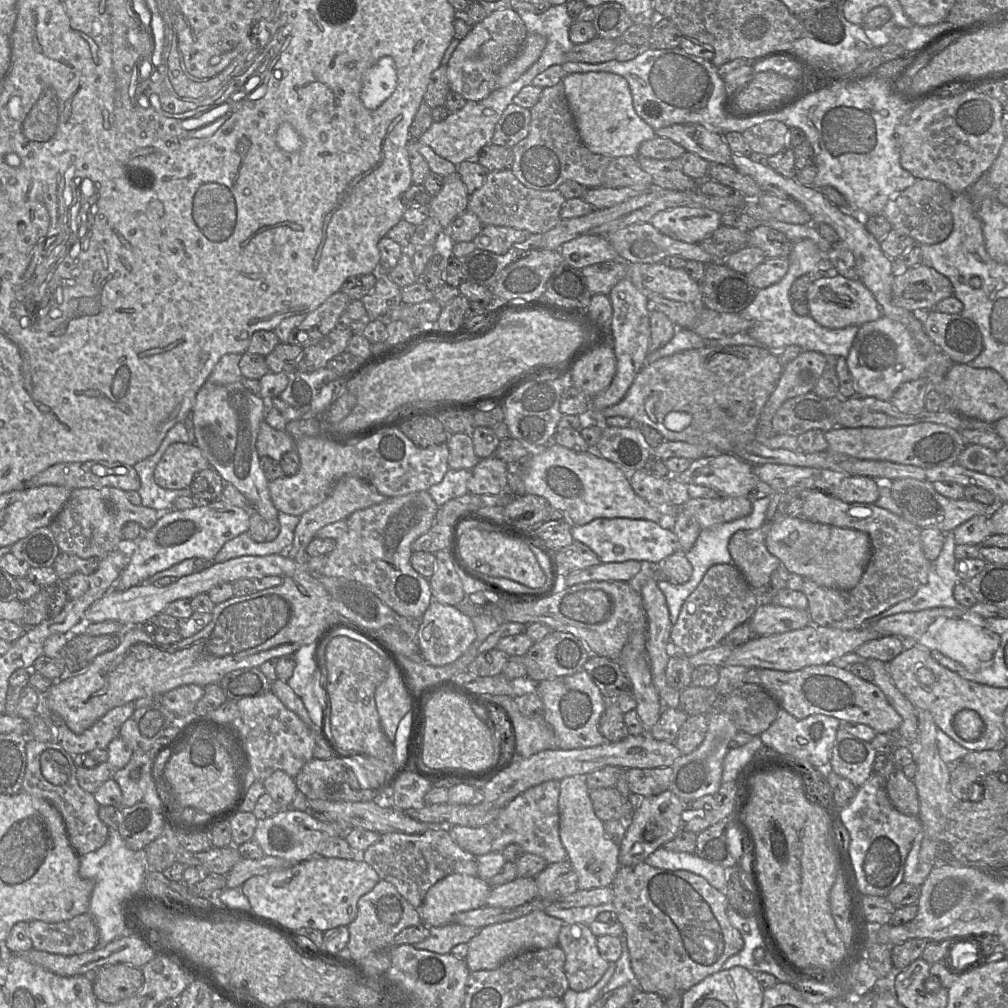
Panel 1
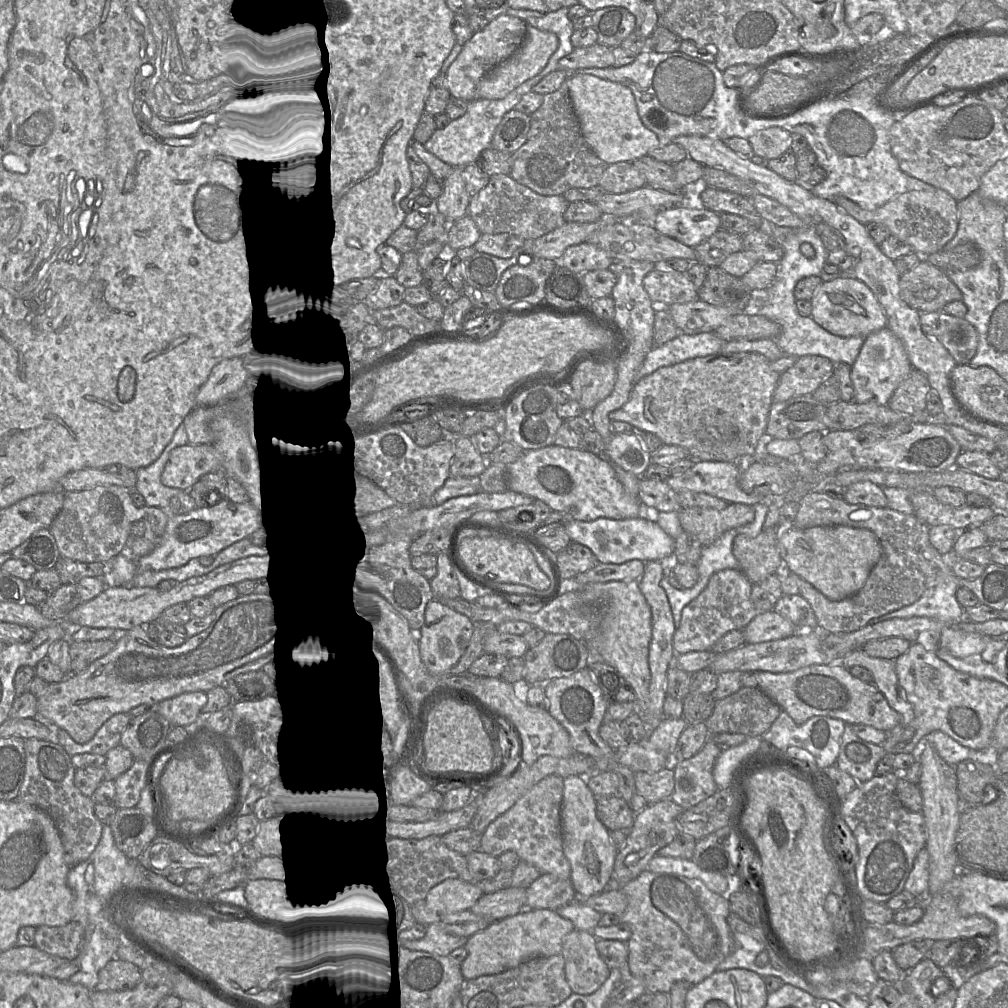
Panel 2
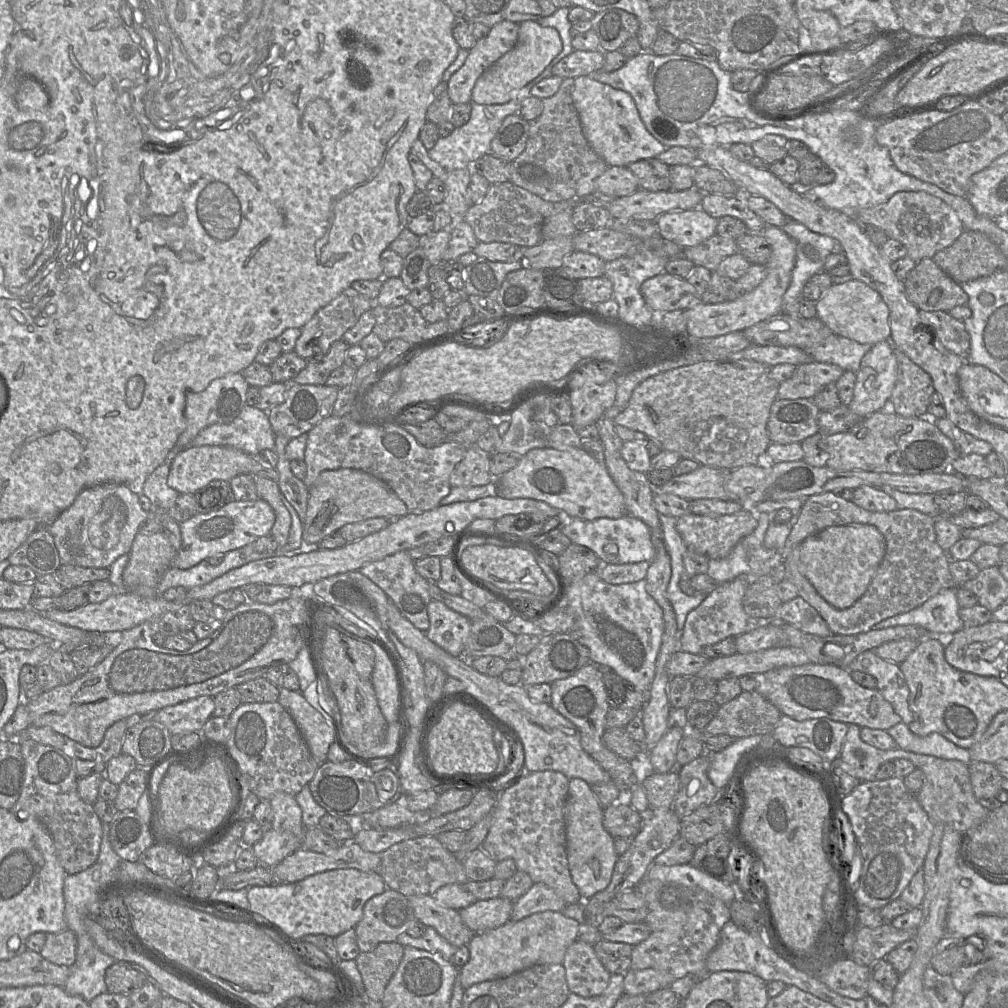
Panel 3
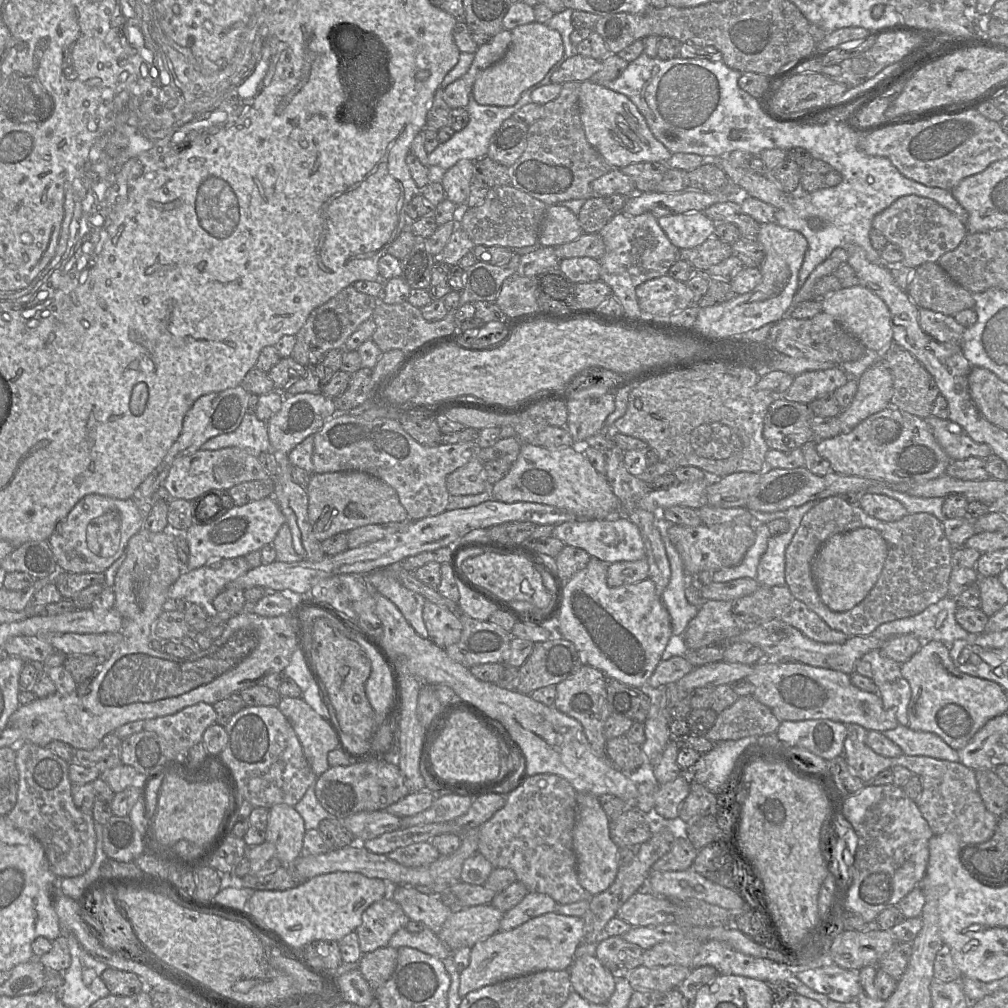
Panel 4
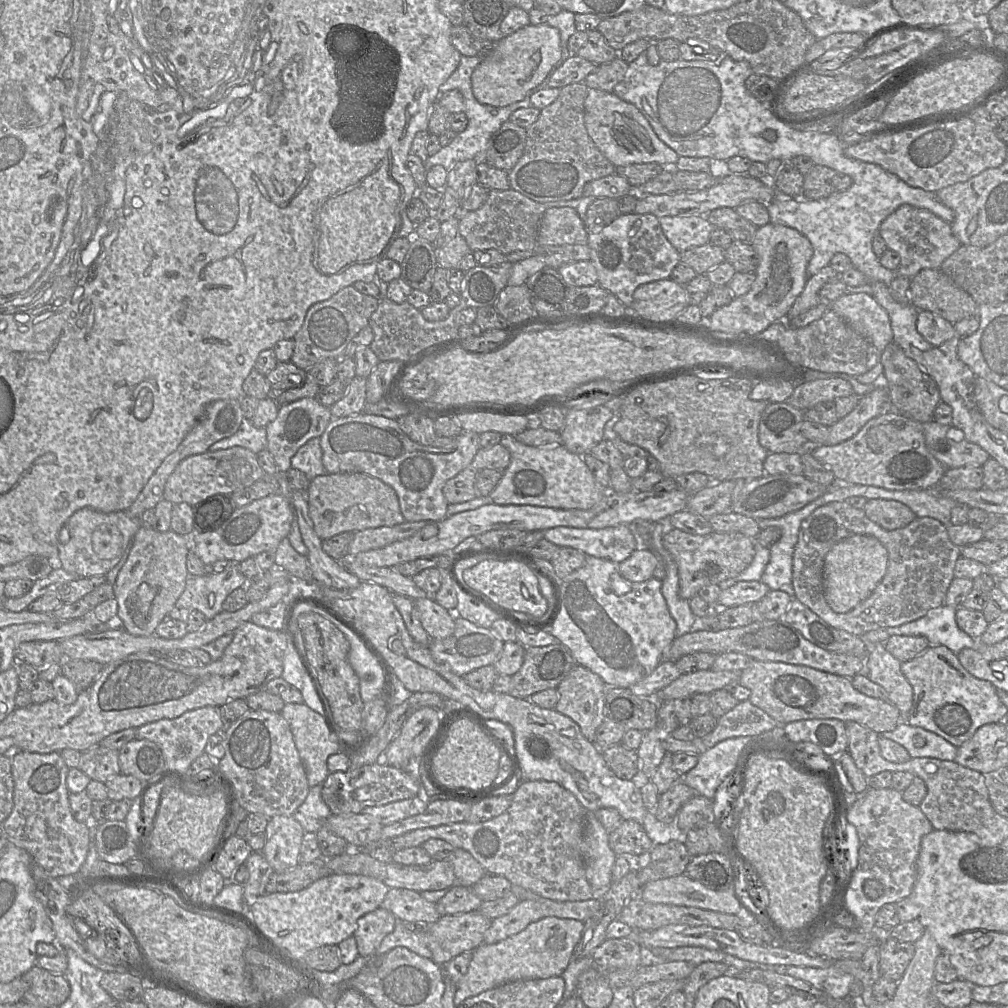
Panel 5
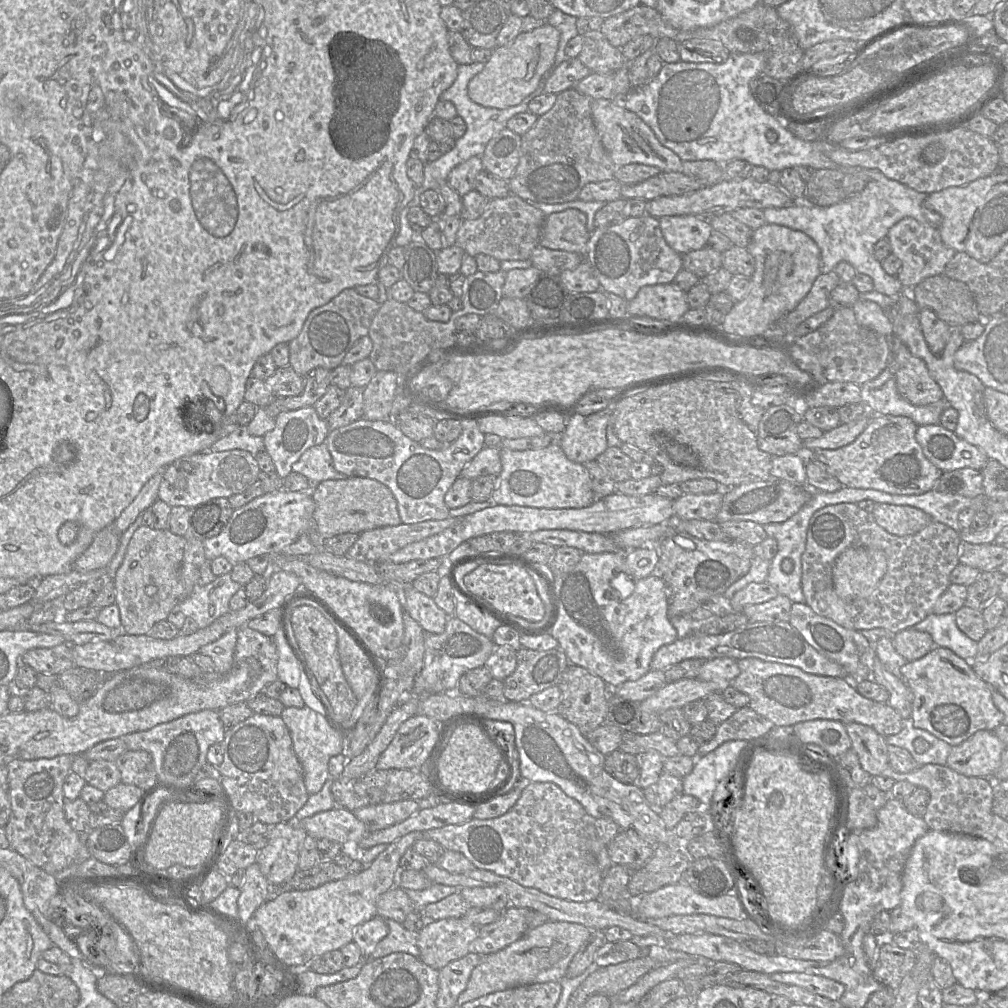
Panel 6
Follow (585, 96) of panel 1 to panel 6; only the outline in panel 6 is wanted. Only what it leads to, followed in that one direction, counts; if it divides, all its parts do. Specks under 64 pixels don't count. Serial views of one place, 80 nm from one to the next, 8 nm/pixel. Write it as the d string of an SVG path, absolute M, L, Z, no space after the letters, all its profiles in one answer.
M594 99L591 102L591 112L600 140L616 168L638 163L655 166L661 172L682 172L680 157L663 146L652 129L618 100Z

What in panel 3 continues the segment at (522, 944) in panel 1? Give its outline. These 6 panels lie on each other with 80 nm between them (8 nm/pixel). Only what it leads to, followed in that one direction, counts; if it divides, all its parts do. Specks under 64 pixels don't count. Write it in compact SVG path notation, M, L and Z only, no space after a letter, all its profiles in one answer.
M543 911L519 921L509 920L495 929L477 933L470 940L469 960L459 969L464 989L470 986L510 976L538 964L563 964L568 947L578 939L580 924L562 912Z

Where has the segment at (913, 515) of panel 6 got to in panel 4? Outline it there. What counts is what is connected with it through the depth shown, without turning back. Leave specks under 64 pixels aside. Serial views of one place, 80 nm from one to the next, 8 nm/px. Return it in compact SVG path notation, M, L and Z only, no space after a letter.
M865 492L858 505L869 516L884 522L894 522L908 514L901 502L882 494Z

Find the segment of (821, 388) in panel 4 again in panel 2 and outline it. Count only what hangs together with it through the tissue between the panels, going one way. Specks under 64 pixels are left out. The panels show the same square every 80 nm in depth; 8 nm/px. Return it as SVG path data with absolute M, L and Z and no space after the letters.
M807 355L780 375L773 394L773 402L783 402L793 397L811 395L834 372L835 364L828 358Z

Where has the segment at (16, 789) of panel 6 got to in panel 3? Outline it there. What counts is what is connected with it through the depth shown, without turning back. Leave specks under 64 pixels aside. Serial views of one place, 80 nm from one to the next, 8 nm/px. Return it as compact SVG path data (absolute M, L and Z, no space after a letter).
M26 739L21 746L25 762L24 778L20 797L11 811L20 820L34 819L50 833L59 863L67 875L77 874L91 867L98 859L103 834L103 823L94 811L93 805L84 802L77 790L76 757L70 757L64 750Z

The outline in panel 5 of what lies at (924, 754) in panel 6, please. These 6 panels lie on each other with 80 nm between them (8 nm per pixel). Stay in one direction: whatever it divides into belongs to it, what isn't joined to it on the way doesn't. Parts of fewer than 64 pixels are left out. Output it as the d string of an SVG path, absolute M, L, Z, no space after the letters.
M901 722L895 730L879 734L903 746L911 758L954 761L957 748L942 737L921 727Z

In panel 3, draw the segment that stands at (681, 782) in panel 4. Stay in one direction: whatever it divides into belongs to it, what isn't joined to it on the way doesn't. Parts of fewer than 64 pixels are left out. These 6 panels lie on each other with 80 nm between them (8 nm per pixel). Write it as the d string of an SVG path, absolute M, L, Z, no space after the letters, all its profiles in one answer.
M678 770L668 773L653 773L647 777L642 786L645 788L650 809L671 808L679 791Z

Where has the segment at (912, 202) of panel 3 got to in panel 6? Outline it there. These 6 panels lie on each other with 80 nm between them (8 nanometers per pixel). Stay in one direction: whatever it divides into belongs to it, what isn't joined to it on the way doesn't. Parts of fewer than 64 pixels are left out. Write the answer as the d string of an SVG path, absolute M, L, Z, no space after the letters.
M905 217L892 226L887 234L891 252L901 261L896 278L904 288L913 288L925 278L943 274L945 266L956 251L944 244L939 228L921 223L914 218Z

